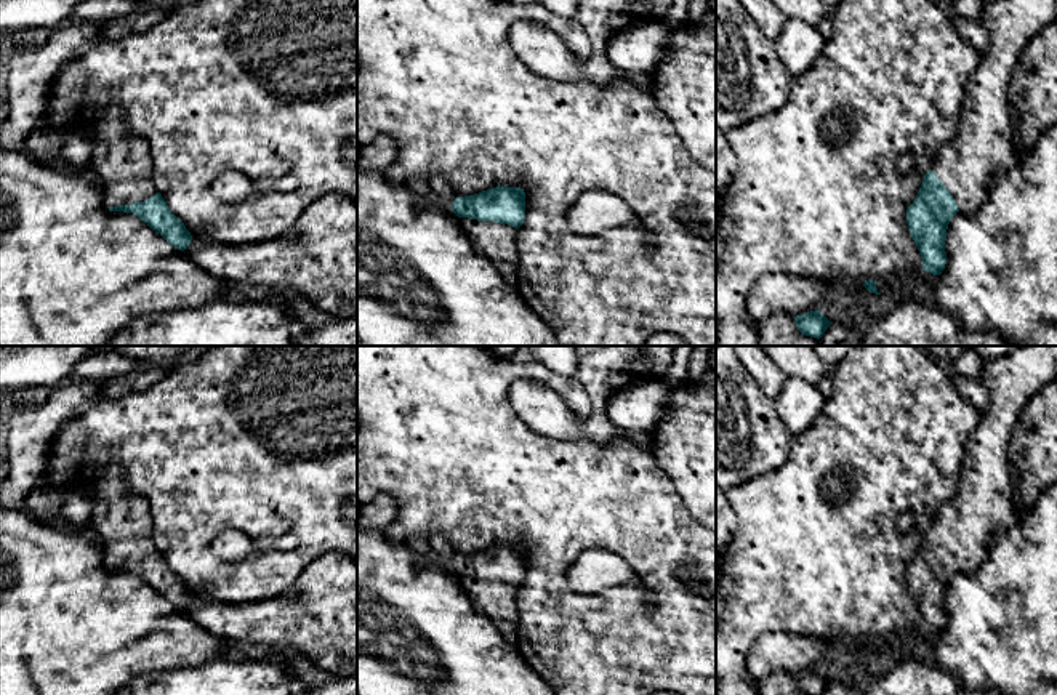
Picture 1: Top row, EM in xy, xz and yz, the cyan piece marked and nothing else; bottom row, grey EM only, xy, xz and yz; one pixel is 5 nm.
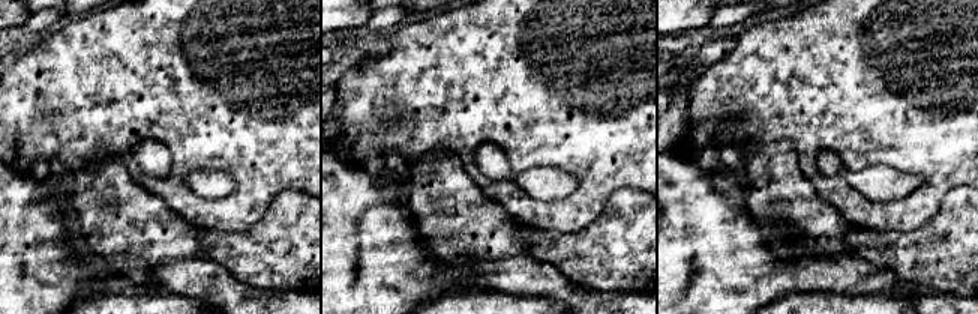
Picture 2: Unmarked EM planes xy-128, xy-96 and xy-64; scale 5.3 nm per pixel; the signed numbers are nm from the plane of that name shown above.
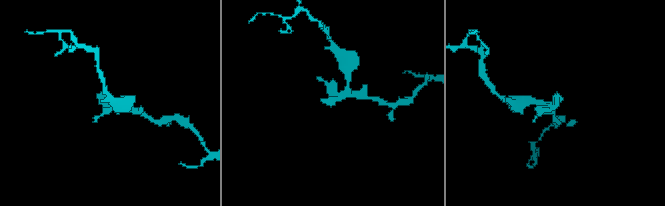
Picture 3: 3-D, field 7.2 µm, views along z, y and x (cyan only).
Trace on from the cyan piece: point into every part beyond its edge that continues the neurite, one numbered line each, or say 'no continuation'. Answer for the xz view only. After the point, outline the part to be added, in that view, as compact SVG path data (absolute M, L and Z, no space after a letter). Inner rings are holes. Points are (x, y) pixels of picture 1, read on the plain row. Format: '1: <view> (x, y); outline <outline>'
1: xz (495, 599); outline M458 576L458 580L471 605L493 621L506 642L519 645L517 588L493 580L477 580L469 576Z

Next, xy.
1: xy (122, 522); outline M119 466L99 472L93 500L88 530L101 544L106 565L131 564L157 552L149 503L128 490Z

